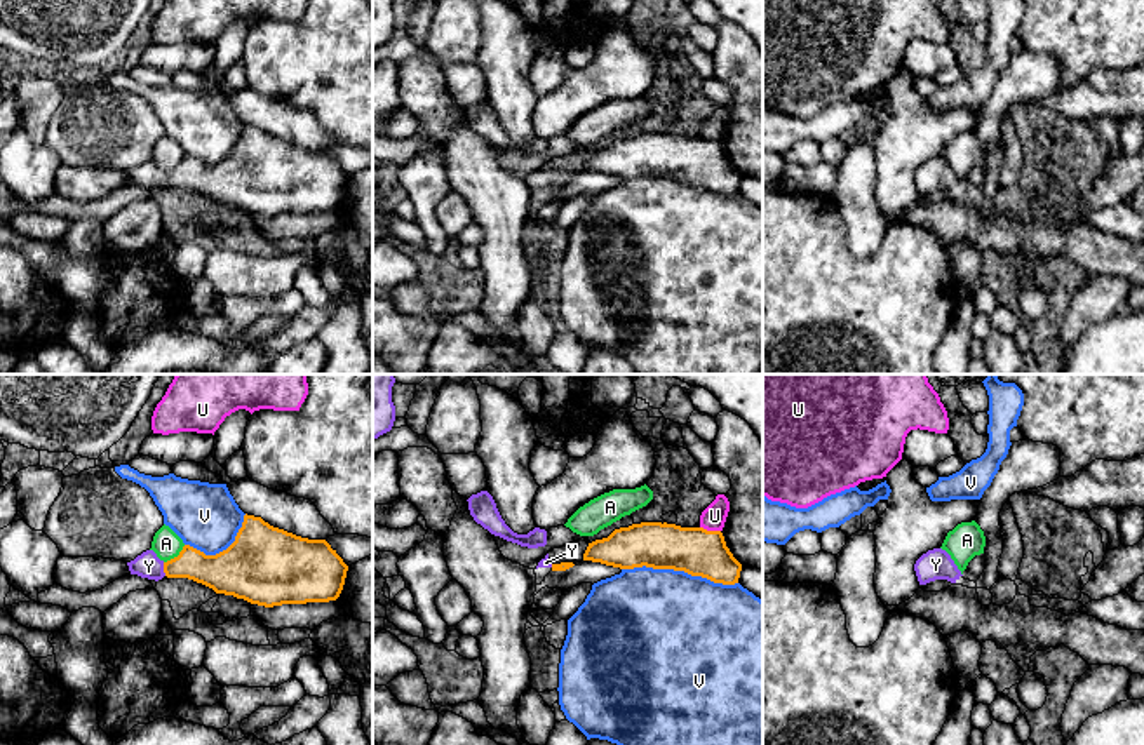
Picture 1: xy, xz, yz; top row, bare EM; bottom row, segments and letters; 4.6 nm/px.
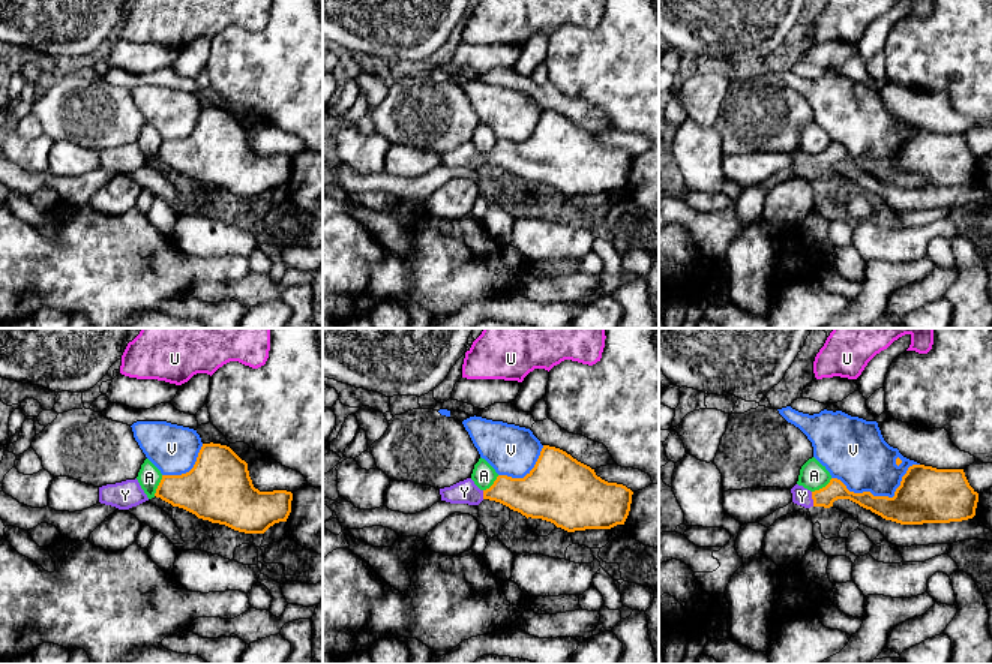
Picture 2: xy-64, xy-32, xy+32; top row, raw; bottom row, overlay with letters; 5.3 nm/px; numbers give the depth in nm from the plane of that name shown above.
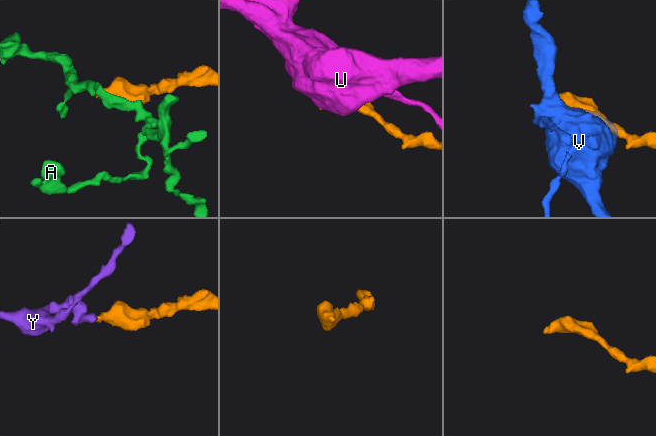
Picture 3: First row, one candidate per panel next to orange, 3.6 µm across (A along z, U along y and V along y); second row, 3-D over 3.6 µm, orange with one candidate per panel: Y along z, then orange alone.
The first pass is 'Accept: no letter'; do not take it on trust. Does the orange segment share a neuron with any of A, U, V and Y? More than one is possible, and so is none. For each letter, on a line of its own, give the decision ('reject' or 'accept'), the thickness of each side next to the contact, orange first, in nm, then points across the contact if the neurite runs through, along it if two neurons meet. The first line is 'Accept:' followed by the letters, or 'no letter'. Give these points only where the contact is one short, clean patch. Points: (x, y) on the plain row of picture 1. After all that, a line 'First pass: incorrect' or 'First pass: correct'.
Accept: Y
A: reject; 190 nm thick on the orange side, 130 nm on the other; border along xy (185, 155), (164, 173)
U: reject; 220 nm thick on the orange side, 110 nm on the other
V: reject; 220 nm thick on the orange side, 480 nm on the other
Y: accept; 160 nm thick on the orange side, 120 nm on the other; runs through xy (218, 181), (164, 180), (147, 174)
First pass: incorrect

